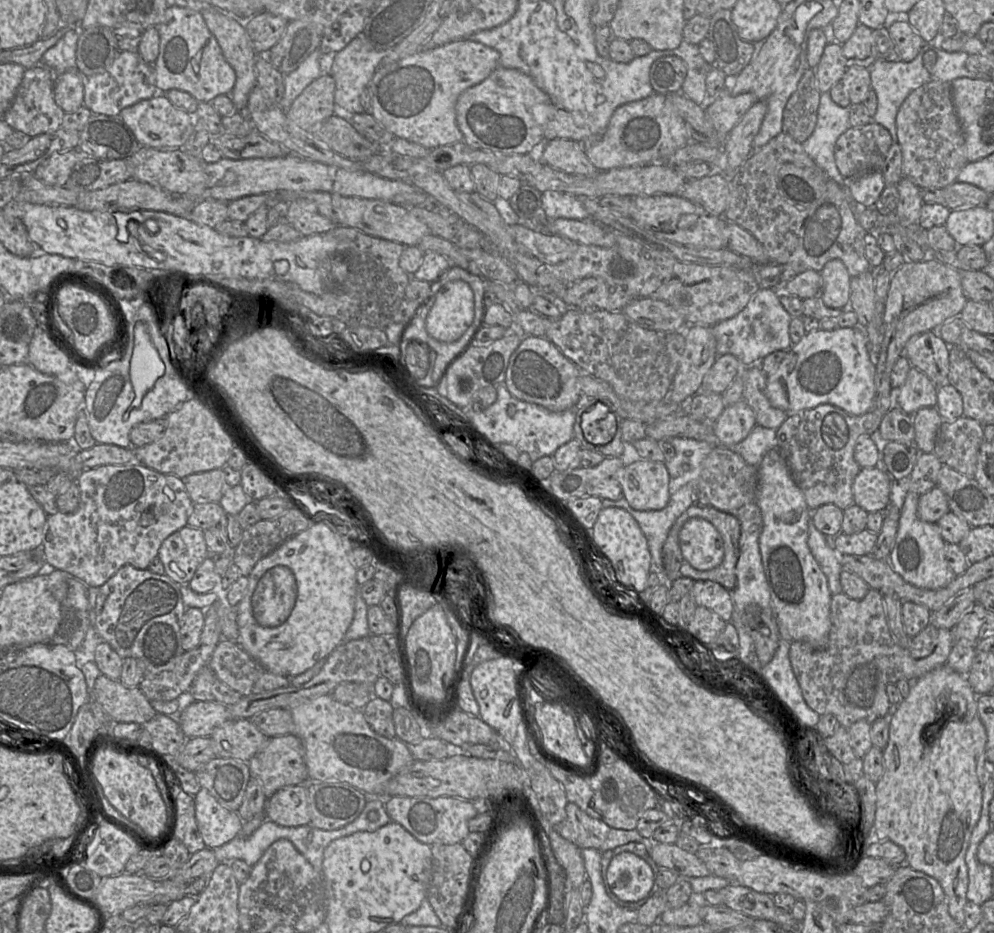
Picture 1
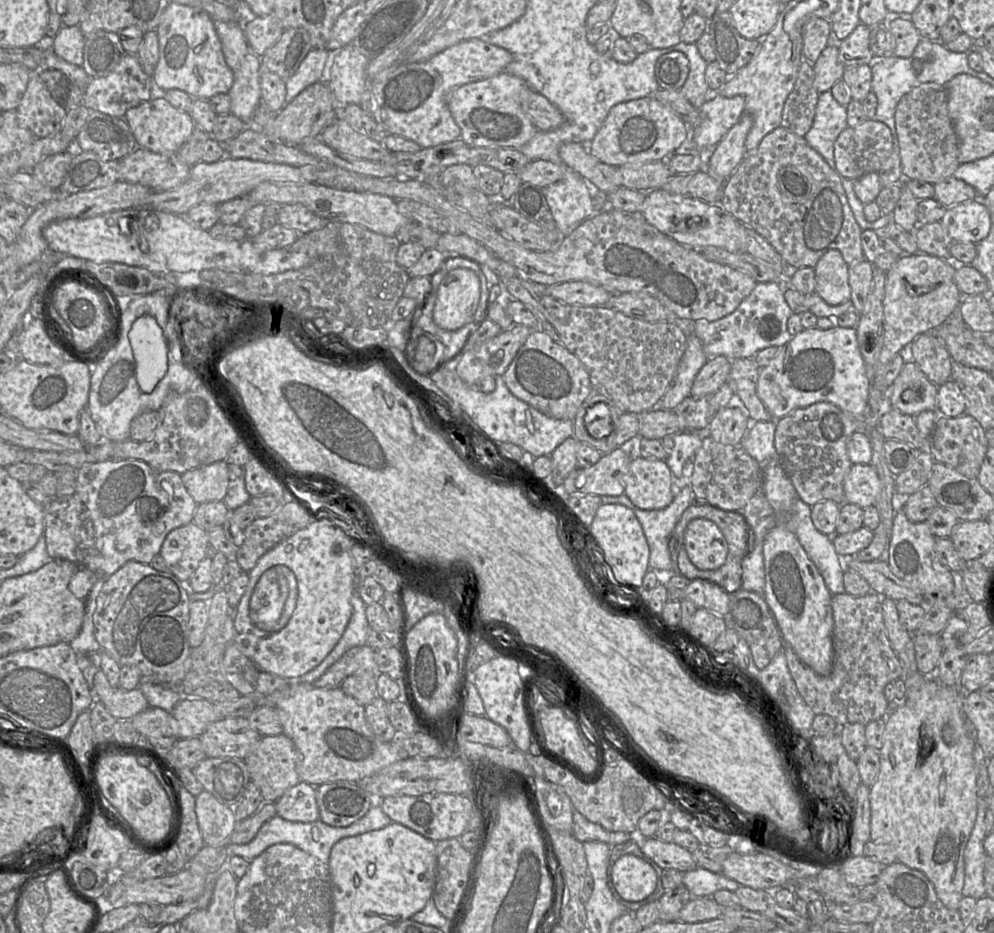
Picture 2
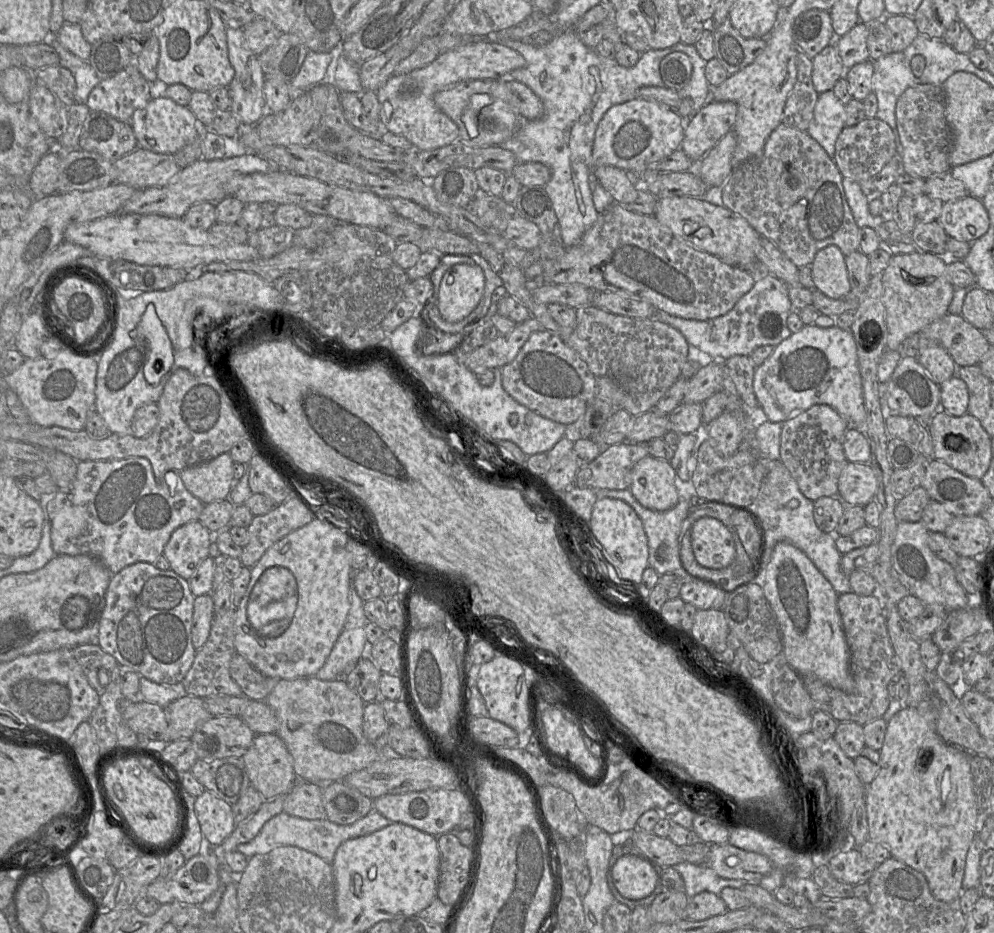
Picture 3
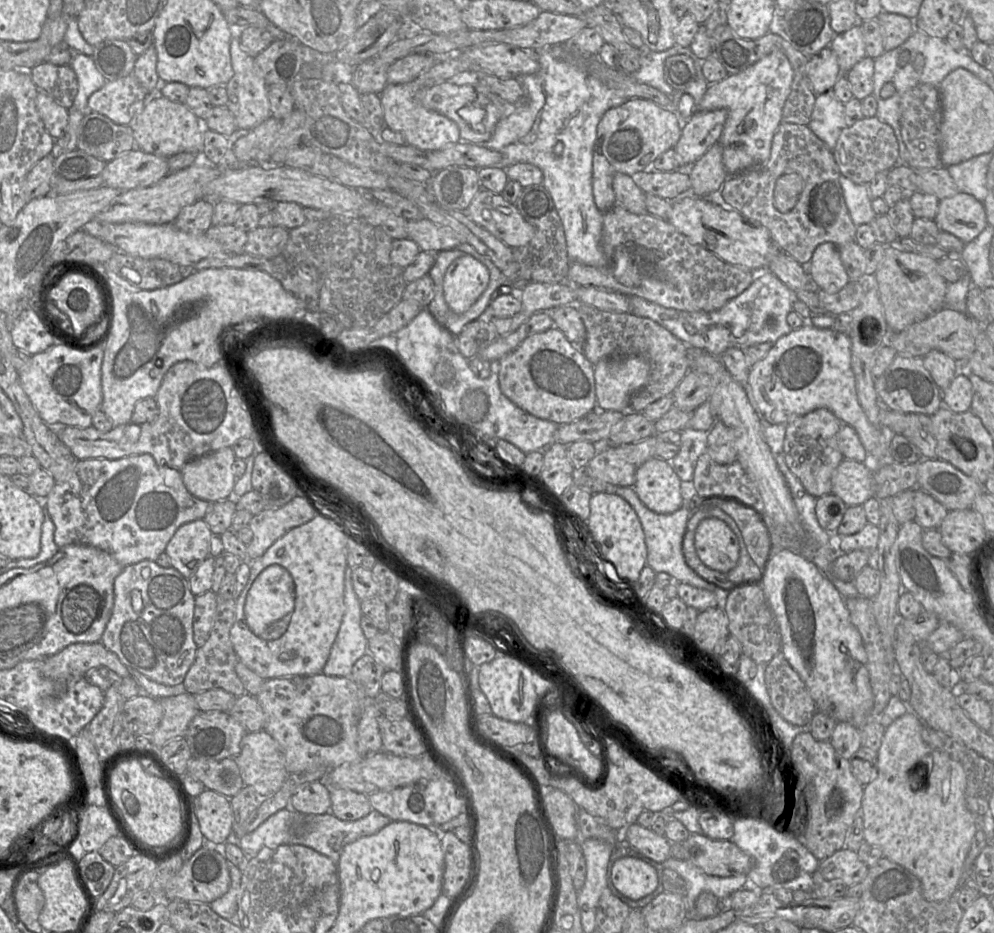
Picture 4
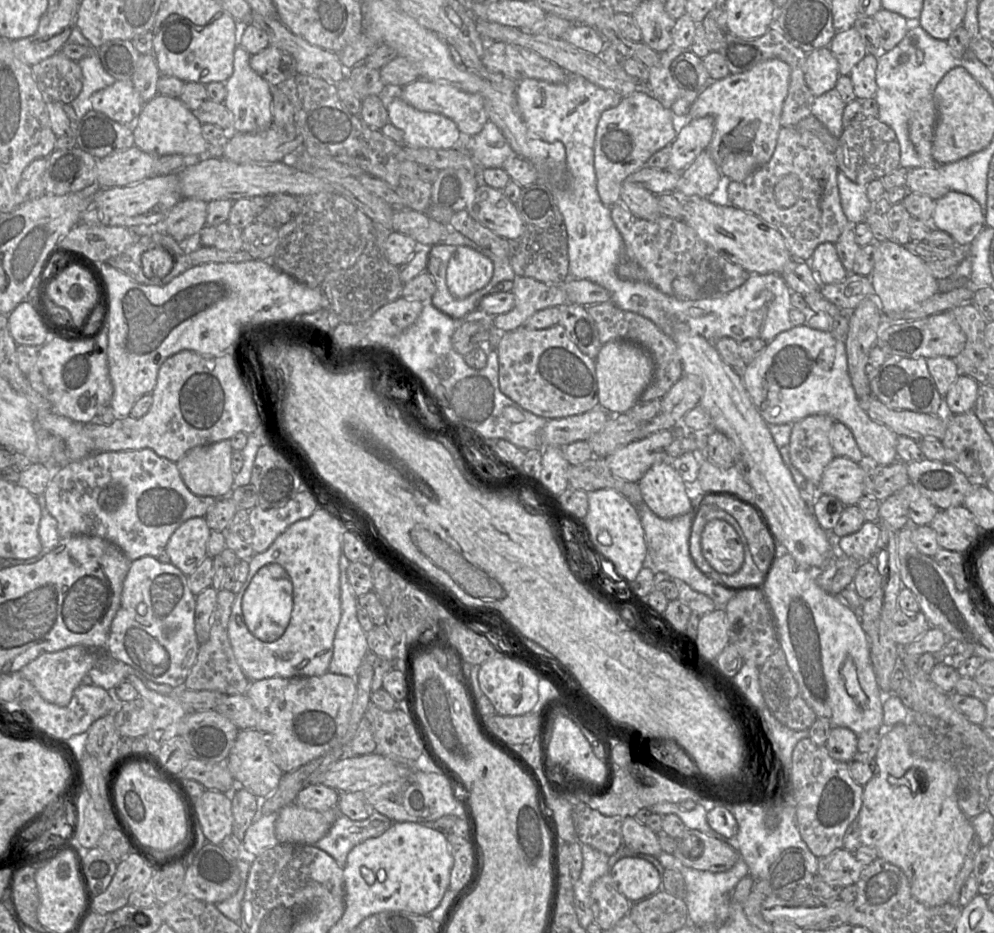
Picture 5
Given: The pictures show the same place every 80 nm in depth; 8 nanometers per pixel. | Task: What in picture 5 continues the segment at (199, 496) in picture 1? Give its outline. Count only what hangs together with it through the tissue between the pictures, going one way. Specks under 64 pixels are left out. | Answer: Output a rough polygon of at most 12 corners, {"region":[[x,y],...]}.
{"region":[[229,440],[190,449],[176,462],[189,491],[229,496]]}

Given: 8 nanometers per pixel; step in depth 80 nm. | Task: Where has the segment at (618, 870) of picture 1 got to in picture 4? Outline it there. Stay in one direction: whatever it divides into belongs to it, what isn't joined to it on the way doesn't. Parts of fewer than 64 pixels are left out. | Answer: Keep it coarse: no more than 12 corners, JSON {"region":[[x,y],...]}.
{"region":[[632,856],[614,862],[610,881],[633,901],[653,893],[656,869]]}

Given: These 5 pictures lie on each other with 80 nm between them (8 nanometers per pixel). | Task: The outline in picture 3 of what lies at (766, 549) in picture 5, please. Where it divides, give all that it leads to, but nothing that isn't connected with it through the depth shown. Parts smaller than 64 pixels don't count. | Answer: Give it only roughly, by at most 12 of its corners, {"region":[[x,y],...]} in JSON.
{"region":[[733,506],[731,524],[755,565],[762,561],[761,531],[750,512]]}

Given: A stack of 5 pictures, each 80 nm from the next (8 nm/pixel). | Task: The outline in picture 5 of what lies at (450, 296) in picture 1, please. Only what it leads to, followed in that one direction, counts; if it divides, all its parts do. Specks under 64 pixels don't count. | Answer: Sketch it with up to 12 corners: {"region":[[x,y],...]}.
{"region":[[468,246],[450,257],[446,285],[456,299],[485,287],[493,262]]}

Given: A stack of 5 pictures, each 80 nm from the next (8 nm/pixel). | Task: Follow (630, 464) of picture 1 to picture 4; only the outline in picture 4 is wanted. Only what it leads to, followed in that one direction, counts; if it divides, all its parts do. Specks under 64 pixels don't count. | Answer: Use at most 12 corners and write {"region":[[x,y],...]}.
{"region":[[653,457],[633,488],[648,509],[671,514],[686,504],[671,461]]}

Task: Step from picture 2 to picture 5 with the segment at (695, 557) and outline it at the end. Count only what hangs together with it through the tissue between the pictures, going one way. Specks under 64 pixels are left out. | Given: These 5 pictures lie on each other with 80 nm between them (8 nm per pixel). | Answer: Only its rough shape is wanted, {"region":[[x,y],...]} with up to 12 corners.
{"region":[[710,520],[701,535],[702,554],[721,574],[743,565],[735,529]]}

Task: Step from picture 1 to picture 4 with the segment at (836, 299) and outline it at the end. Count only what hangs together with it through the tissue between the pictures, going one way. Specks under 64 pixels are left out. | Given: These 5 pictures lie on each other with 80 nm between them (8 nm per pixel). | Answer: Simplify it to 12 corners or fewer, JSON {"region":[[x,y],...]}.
{"region":[[822,243],[807,271],[813,286],[829,294],[850,281],[839,246]]}

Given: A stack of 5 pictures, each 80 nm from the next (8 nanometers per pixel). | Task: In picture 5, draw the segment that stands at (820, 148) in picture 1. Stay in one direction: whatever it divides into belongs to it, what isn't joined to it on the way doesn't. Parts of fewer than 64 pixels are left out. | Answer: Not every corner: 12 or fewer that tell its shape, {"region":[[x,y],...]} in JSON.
{"region":[[833,88],[815,98],[811,115],[834,137],[846,103]]}

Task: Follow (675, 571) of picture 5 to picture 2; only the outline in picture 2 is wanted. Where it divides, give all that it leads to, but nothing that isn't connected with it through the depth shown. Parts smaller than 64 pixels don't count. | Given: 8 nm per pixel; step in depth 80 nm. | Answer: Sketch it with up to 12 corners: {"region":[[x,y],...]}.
{"region":[[692,485],[660,510],[642,510],[625,495],[601,496],[636,515],[649,546],[649,568],[673,572],[669,541],[696,501]]}

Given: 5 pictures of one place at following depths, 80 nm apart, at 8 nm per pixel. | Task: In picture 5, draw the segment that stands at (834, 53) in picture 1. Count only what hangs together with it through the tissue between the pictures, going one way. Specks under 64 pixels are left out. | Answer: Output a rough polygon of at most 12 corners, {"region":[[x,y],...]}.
{"region":[[829,47],[807,53],[815,97],[835,88],[839,63]]}

